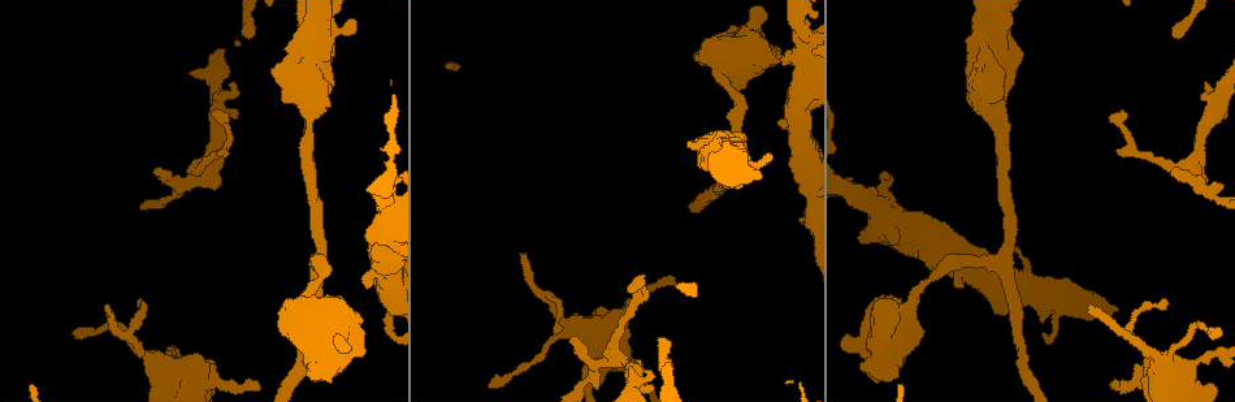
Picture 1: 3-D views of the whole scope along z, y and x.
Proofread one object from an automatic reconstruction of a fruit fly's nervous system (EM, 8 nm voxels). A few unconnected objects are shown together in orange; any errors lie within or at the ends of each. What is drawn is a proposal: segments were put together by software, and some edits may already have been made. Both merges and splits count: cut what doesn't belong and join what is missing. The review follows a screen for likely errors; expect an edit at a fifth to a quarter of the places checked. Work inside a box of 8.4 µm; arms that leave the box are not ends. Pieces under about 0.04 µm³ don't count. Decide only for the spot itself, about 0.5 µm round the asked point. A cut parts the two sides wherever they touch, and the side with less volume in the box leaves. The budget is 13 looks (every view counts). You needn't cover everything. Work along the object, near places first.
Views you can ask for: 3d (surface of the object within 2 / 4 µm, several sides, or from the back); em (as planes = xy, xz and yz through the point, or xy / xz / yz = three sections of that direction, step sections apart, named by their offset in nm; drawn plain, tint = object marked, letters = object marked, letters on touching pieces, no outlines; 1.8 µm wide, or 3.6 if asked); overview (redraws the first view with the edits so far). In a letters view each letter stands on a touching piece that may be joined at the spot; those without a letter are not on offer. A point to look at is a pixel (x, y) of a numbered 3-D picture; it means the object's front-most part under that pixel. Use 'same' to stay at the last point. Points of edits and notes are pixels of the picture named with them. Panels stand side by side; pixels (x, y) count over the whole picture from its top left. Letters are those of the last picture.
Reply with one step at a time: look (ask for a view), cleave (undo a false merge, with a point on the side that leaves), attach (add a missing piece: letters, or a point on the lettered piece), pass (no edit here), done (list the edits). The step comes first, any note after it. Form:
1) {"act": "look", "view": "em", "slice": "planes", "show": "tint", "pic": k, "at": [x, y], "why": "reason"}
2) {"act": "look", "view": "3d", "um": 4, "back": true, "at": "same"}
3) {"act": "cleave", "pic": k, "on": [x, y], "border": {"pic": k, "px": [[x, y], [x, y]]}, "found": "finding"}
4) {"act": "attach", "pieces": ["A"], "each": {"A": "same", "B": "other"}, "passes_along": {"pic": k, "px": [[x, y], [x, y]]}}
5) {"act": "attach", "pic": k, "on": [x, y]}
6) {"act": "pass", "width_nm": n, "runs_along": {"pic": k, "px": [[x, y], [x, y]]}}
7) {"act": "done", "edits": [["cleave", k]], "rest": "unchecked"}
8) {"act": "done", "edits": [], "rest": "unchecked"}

{"act": "look", "view": "em", "slice": "planes", "show": "plain", "pic": 1, "at": [735, 89], "why": "narrows sharply"}

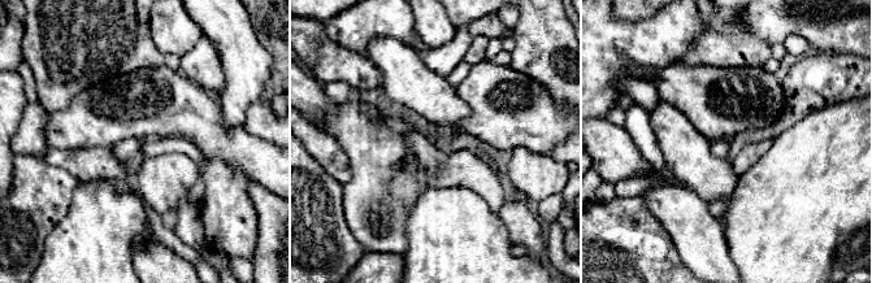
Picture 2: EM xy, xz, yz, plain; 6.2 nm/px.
{"act": "look", "view": "em", "slice": "planes", "show": "letters", "at": "same", "why": "what lies round it"}

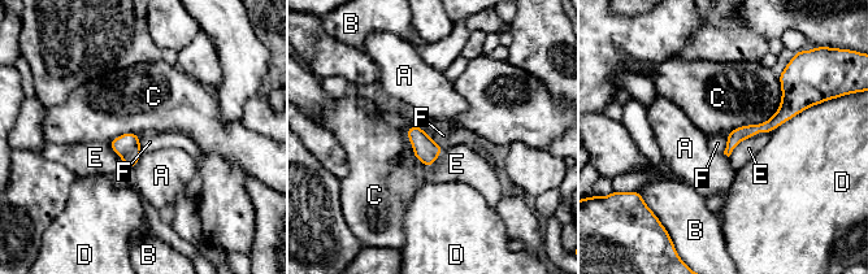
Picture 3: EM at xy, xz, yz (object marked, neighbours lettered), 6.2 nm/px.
{"act": "pass", "width_nm": 90, "each": {"A": "other", "B": "other", "C": "other", "D": "other", "E": "other", "F": "other"}, "found": "continuous, no second neuron"}

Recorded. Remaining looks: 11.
{"act": "look", "view": "em", "slice": "planes", "show": "tint", "pic": 1, "at": [159, 172], "why": "branch stops here"}

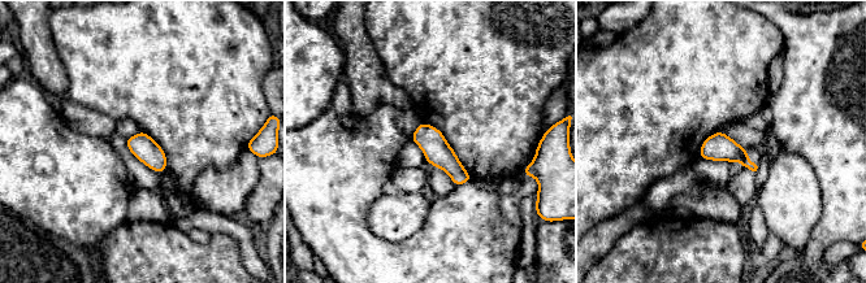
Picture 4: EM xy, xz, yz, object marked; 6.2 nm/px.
{"act": "look", "view": "em", "slice": "planes", "show": "letters", "at": "same", "why": "what lies round it"}

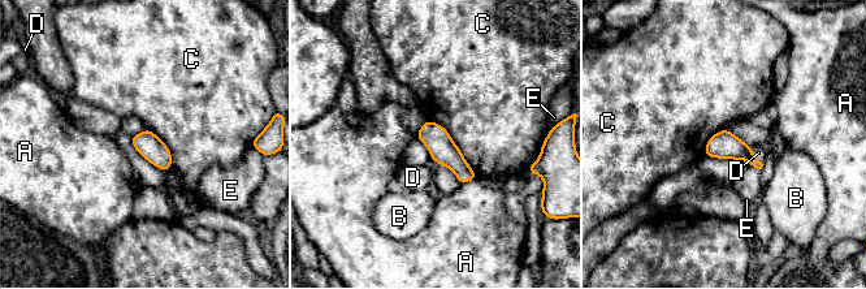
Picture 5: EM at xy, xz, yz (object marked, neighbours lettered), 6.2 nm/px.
{"act": "attach", "pieces": ["D"], "each": {"A": "other", "B": "other", "C": "other", "D": "same", "E": "other"}, "found": "it goes on there"}

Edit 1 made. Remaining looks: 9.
{"act": "look", "view": "overview", "why": "redraw"}

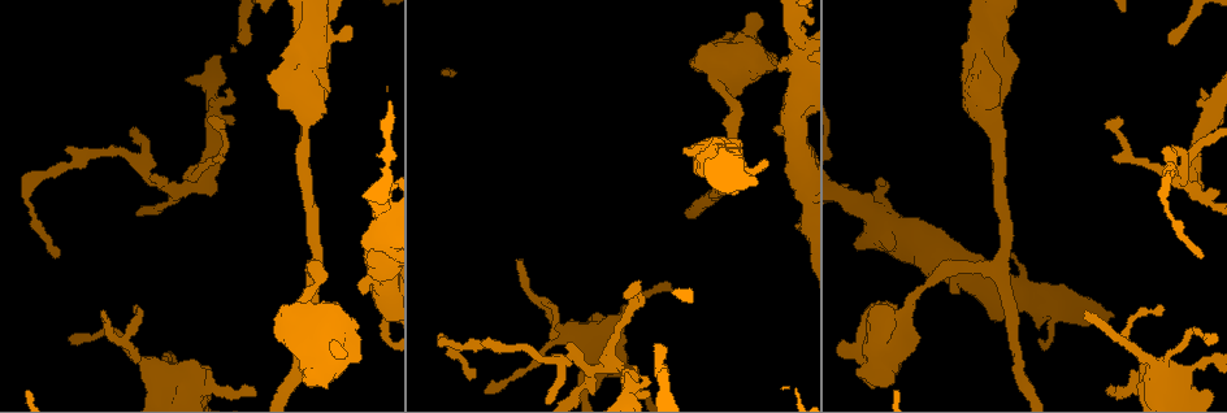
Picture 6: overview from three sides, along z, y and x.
{"act": "look", "view": "em", "um": 3.6, "slice": "planes", "show": "letters", "pic": 6, "at": [1123, 122]}

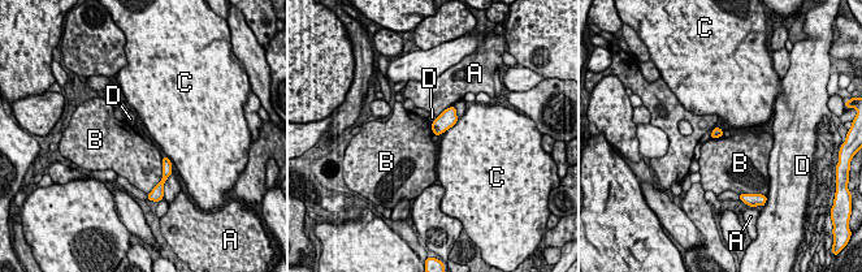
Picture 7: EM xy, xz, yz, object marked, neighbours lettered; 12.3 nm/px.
{"act": "pass", "each": {"A": "other", "B": "other", "C": "other", "D": "other"}, "border": {"pic": 7, "px": [[163, 155], [161, 176]]}, "found": "none of them fits"}

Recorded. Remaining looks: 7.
{"act": "look", "view": "em", "slice": "planes", "show": "letters", "pic": 6, "at": [226, 91], "why": "free end"}

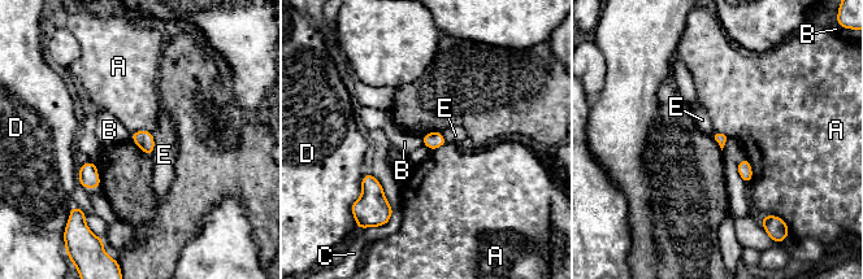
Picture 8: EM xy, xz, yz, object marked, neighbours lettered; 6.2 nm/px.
{"act": "pass", "longest_contact_nm": ["A", 180], "each": {"A": "other", "B": "other", "C": "other", "D": "other", "E": "other"}, "border": {"pic": 8, "px": [[746, 157], [751, 169], [749, 184]]}, "found": "none of them fits"}

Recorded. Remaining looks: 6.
{"act": "look", "view": "3d", "um": 4, "back": true, "pic": 6, "at": [55, 259], "why": "thin end"}

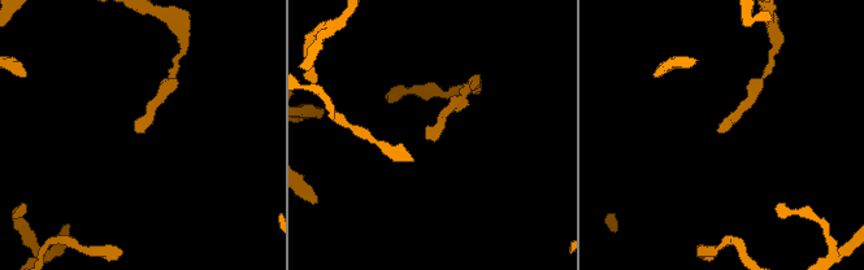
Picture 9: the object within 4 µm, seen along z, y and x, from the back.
{"act": "look", "view": "em", "slice": "planes", "show": "letters", "pic": 9, "at": [435, 140]}

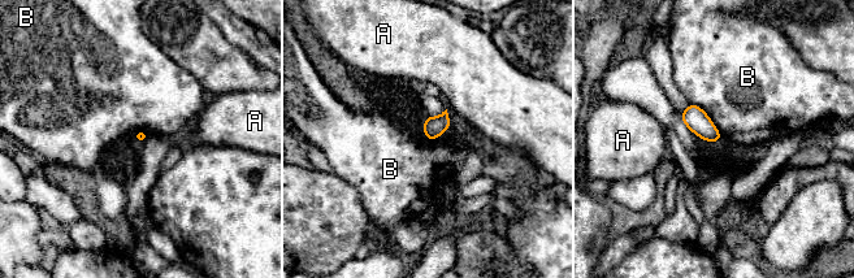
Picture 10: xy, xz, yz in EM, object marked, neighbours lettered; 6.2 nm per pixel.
{"act": "pass", "width_nm": 70, "each": {"A": "other", "B": "other"}, "border": {"pic": 10, "px": [[690, 101], [707, 114], [723, 138]]}, "found": "none of them fits"}

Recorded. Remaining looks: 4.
{"act": "done", "edits": [["attach", 5]], "rest": "unchecked"}

